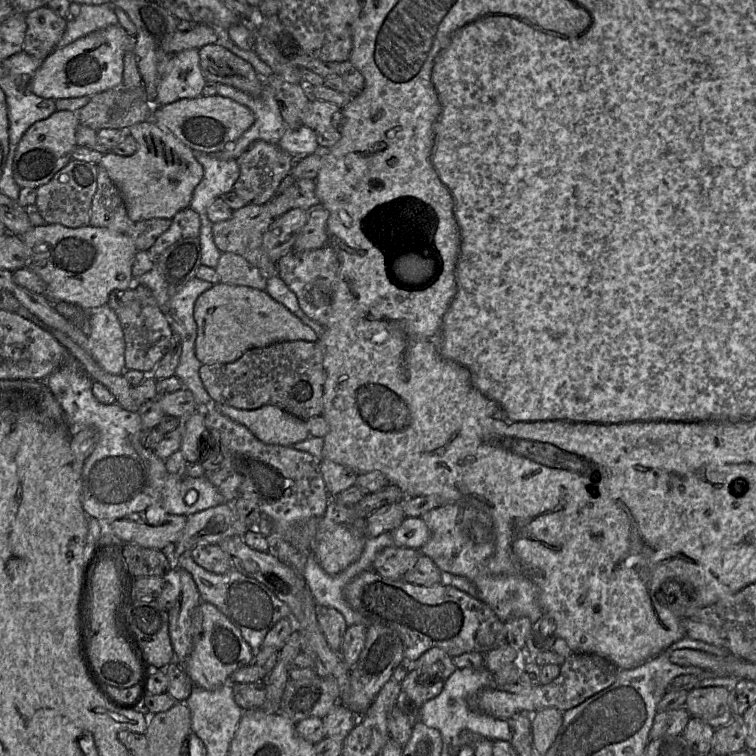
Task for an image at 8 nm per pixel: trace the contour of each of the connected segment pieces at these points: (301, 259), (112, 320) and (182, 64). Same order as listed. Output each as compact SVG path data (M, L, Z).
M326 244L322 248L296 253L293 250L277 262L278 276L295 293L301 310L313 321L325 327L331 316L333 288L339 269L335 249Z
M108 305L89 313L87 336L89 353L106 372L123 375L125 368L125 340L118 316Z
M198 49L173 54L156 89L153 106L163 106L183 98L196 98L201 95L205 82Z

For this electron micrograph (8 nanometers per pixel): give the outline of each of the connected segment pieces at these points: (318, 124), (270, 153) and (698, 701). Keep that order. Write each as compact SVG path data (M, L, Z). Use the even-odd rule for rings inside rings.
M309 99L303 113L303 125L314 131L340 129L342 120L341 108L333 103Z
M263 140L255 141L236 159L239 166L239 177L233 190L246 204L266 204L282 180L290 174L295 158L283 150L278 143L268 143Z
M720 686L693 688L688 692L685 708L692 717L700 718L717 729L736 719L729 705L730 694L730 689Z

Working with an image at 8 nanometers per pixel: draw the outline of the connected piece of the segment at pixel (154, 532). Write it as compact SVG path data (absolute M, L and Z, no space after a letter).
M168 514L159 525L153 526L145 521L133 521L125 518L102 524L105 531L122 543L136 543L145 548L162 550L177 541L184 530L187 516Z

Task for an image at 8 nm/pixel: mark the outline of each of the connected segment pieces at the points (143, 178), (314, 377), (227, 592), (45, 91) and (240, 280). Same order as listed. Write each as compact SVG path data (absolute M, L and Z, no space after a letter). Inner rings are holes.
M154 121L139 122L127 129L137 142L137 150L131 156L120 156L111 151L104 154L99 166L108 173L124 201L128 217L135 222L152 218L172 219L175 214L190 206L193 192L203 178L203 167L195 159L191 148Z
M283 341L252 348L230 363L202 364L199 376L216 404L246 410L275 405L304 420L323 411L325 370L318 341Z
M185 551L179 556L178 568L184 569L192 575L199 591L201 601L209 602L216 606L217 609L239 629L243 639L249 644L254 652L254 658L256 651L259 651L261 648L261 644L268 631L282 618L291 617L289 606L278 599L271 590L256 579L246 576L235 569L224 574L215 574L196 564L190 555L190 551Z
M117 24L94 31L64 47L54 48L37 69L31 82L31 91L36 96L57 100L93 96L100 92L120 88L123 80L124 55L129 50L130 43L134 50L134 37L128 35L126 30Z
M222 253L215 270L219 275L219 283L266 289L266 278L260 270L238 254Z

